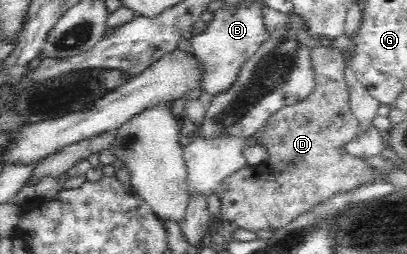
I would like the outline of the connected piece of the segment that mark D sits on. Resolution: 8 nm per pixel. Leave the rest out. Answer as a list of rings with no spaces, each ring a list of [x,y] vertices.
[[[324,44],[314,47],[310,52],[312,68],[316,75],[316,86],[306,100],[292,106],[284,106],[270,118],[258,130],[260,145],[270,151],[270,158],[256,164],[246,165],[234,174],[226,176],[215,188],[220,197],[220,215],[222,221],[234,223],[236,228],[257,233],[258,230],[270,230],[275,232],[293,222],[300,214],[304,214],[314,203],[329,197],[336,191],[343,191],[358,186],[360,183],[371,181],[377,173],[363,158],[354,158],[343,154],[340,147],[344,143],[358,138],[364,129],[372,125],[373,119],[378,113],[379,102],[366,92],[357,79],[350,80],[350,84],[343,79],[343,56],[334,49],[334,45]]]

